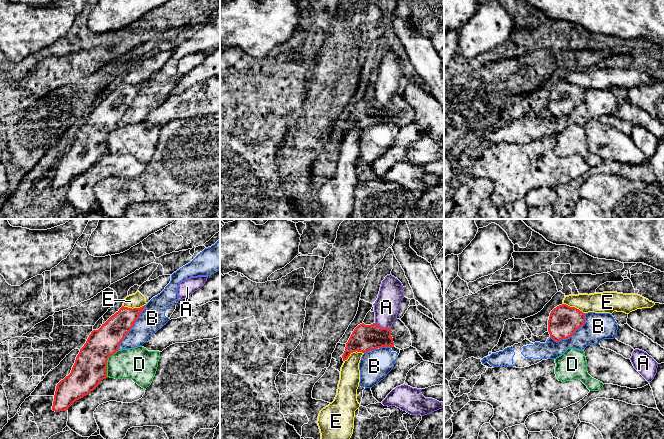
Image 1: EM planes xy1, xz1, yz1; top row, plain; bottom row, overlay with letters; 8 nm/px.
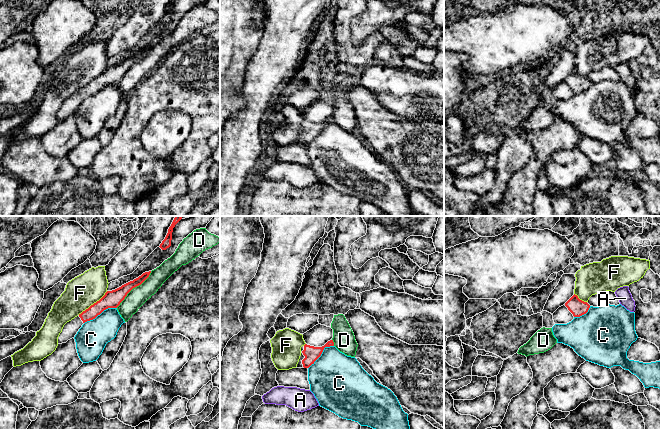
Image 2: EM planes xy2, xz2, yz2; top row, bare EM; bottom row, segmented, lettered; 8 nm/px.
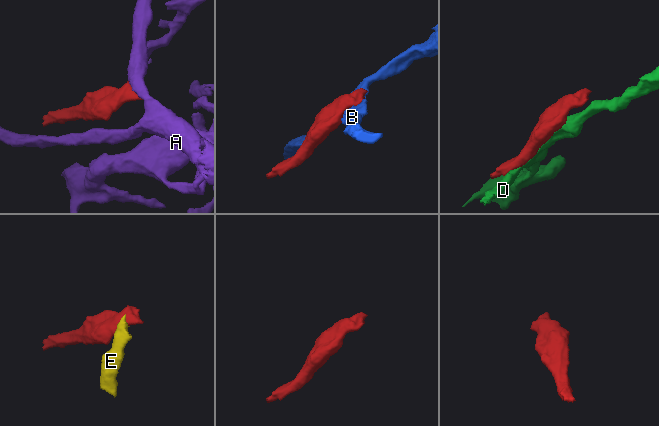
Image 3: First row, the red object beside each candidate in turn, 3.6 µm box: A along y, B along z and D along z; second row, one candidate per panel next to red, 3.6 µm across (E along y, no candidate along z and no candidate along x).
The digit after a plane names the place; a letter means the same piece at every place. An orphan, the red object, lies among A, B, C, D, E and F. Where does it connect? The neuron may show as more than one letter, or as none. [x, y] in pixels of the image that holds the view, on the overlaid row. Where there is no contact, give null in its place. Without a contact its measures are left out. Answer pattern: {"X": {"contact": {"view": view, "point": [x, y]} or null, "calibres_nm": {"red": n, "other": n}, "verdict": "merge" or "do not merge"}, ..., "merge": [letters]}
{"A": {"contact": {"view": "xz1", "point": [383, 328]}, "calibres_nm": {"red": 220, "other": 200}, "verdict": "do not merge"}, "B": {"contact": {"view": "yz1", "point": [572, 334]}, "calibres_nm": {"red": 240, "other": 220}, "verdict": "do not merge"}, "C": {"contact": {"view": "xy2", "point": [100, 313]}, "calibres_nm": {"red": 140, "other": 260}, "verdict": "do not merge"}, "D": {"contact": {"view": "xy2", "point": [133, 287]}, "calibres_nm": {"red": 140, "other": 150}, "verdict": "do not merge"}, "E": {"contact": {"view": "xy1", "point": [133, 308]}, "calibres_nm": {"red": 200, "other": 120}, "verdict": "do not merge"}, "F": {"contact": {"view": "xy2", "point": [93, 304]}, "calibres_nm": {"red": 140, "other": 260}, "verdict": "do not merge"}, "merge": []}

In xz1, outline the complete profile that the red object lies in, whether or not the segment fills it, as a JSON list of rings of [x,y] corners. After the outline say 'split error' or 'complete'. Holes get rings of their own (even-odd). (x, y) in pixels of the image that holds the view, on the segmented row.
[[[396,319],[390,328],[381,328],[377,323],[358,325],[352,332],[345,351],[343,361],[347,360],[351,353],[366,353],[382,347],[396,347],[400,350],[412,345],[409,329],[400,320]]] | split error

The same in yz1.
[[[562,304],[551,311],[548,332],[554,341],[559,342],[570,338],[584,324],[585,313],[575,307]]] | complete

